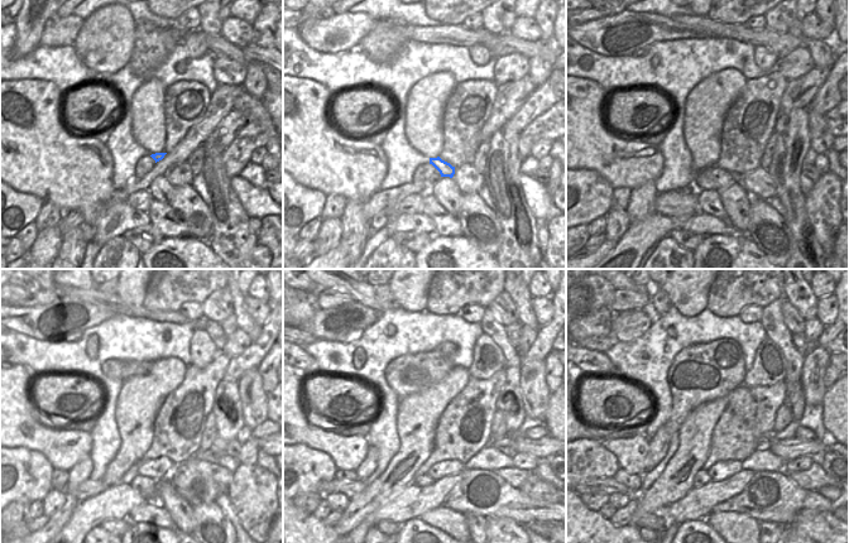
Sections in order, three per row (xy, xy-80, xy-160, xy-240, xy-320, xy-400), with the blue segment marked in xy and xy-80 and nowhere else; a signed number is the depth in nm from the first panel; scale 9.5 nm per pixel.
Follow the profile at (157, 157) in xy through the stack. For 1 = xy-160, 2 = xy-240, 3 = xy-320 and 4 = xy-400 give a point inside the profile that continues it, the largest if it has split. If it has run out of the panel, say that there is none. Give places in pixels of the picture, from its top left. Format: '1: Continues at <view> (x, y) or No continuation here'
1: Continues at xy-160 (737, 177)
2: Continues at xy-240 (196, 488)
3: Continues at xy-320 (484, 493)
4: Continues at xy-400 (770, 496).

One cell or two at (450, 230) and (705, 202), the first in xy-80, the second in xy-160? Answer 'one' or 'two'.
one

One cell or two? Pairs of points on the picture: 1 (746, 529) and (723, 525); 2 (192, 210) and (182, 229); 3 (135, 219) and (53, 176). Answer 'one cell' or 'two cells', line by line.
1: one cell
2: two cells
3: one cell

